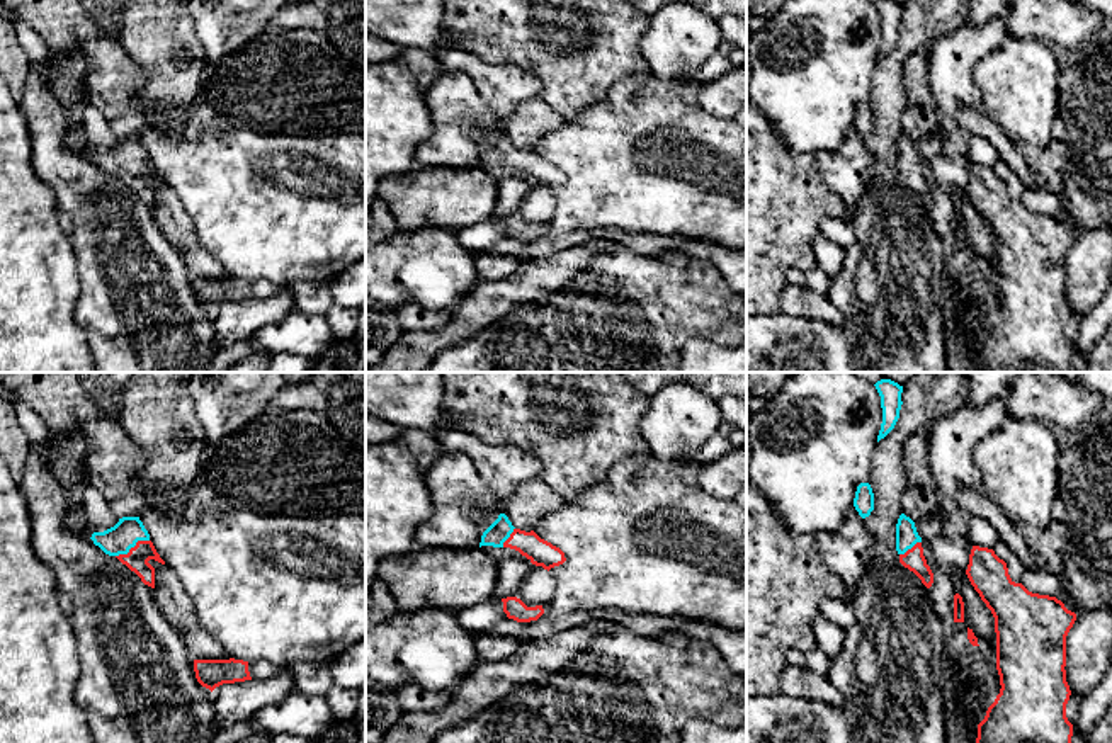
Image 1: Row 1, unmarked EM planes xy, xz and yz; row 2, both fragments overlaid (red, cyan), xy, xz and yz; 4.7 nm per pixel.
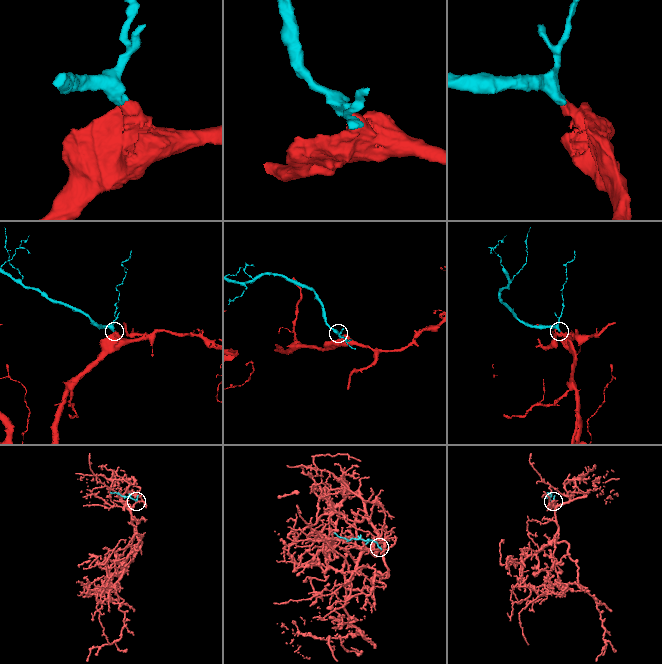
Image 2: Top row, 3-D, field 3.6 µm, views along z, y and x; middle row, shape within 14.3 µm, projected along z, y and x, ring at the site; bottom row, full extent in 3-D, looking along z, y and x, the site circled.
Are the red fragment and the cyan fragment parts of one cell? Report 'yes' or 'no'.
yes

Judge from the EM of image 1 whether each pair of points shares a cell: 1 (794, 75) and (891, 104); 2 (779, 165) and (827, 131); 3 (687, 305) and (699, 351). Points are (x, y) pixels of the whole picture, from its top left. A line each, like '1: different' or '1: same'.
1: different
2: different
3: different

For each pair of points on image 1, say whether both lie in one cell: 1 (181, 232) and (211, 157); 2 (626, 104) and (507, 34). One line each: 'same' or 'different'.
1: different
2: different

